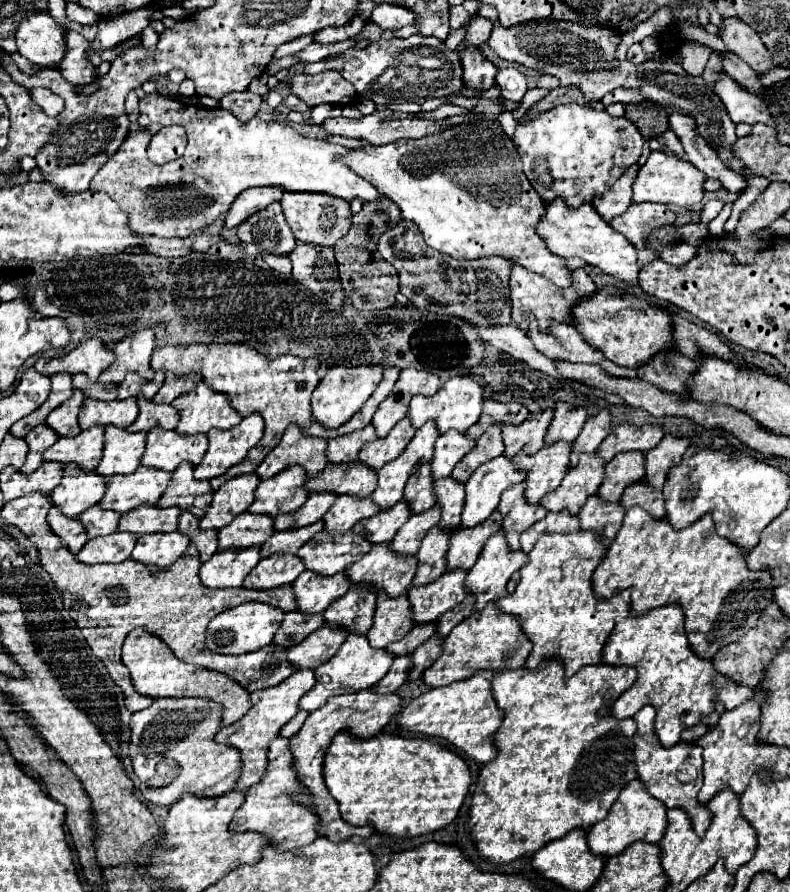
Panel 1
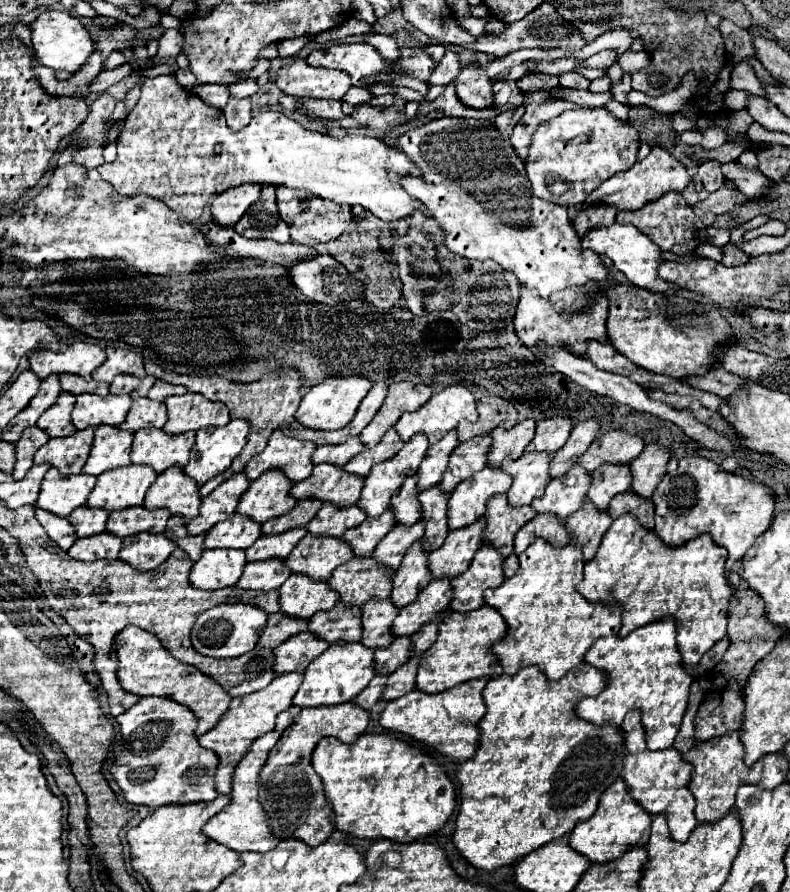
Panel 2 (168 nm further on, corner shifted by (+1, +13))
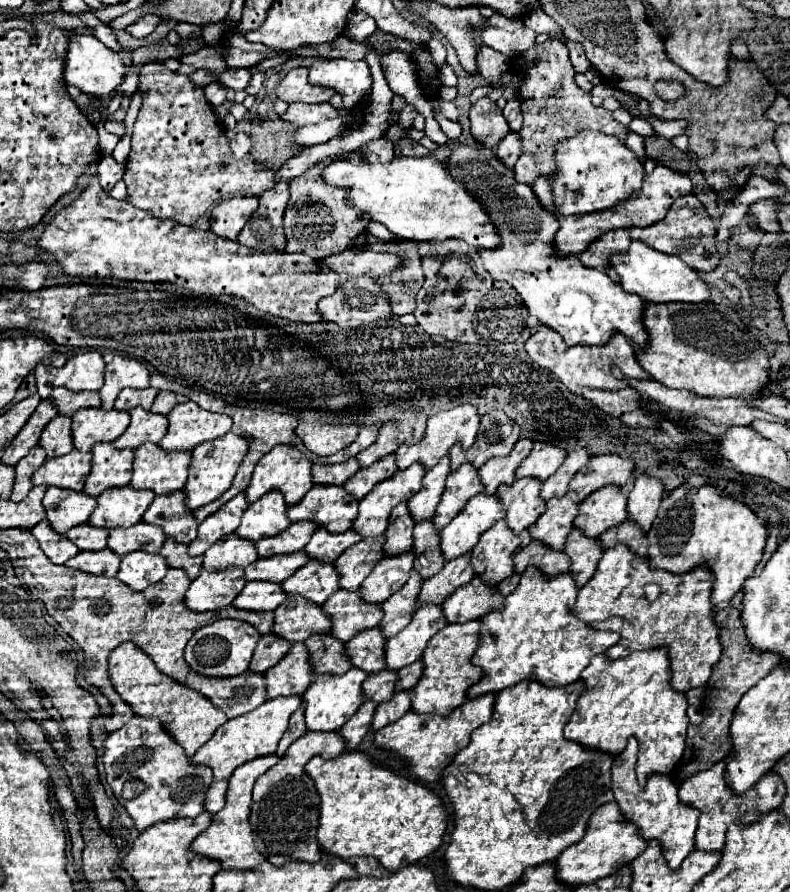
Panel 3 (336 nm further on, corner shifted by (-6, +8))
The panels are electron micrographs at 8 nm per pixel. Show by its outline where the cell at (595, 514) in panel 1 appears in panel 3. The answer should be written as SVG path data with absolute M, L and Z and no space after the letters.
M574 529L568 535L568 539L566 539L564 551L572 559L570 571L572 571L574 579L576 579L576 585L578 587L584 587L592 579L592 575L596 571L596 565L602 559L604 549L602 549L600 541L586 537L582 533L582 529Z

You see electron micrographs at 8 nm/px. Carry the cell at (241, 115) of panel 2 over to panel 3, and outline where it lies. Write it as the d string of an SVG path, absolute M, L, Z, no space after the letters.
M236 133L234 139L230 141L230 147L232 147L236 159L242 159L252 149L252 137L248 133Z

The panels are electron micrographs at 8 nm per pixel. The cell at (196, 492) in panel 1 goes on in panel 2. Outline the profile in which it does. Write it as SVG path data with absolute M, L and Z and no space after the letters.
M169 468L151 484L143 506L149 510L165 508L173 516L183 516L183 522L187 524L199 514L199 504L199 486L189 476L183 476L181 468Z

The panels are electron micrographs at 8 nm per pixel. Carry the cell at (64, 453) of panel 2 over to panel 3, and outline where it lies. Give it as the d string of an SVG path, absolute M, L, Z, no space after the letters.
M76 449L62 455L48 459L34 475L34 485L48 485L48 487L62 487L82 491L82 481L86 481L90 473L90 451L78 453Z

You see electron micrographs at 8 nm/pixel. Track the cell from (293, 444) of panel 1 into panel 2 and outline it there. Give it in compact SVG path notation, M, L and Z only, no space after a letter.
M273 432L265 450L247 462L245 476L255 480L267 470L281 470L293 484L301 482L311 476L311 452L315 452L315 444Z

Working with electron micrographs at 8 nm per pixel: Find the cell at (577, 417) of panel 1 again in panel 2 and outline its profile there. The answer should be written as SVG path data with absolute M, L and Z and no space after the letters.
M553 418L537 422L535 438L527 446L525 452L547 452L555 454L569 438L573 428L573 422L569 418Z

